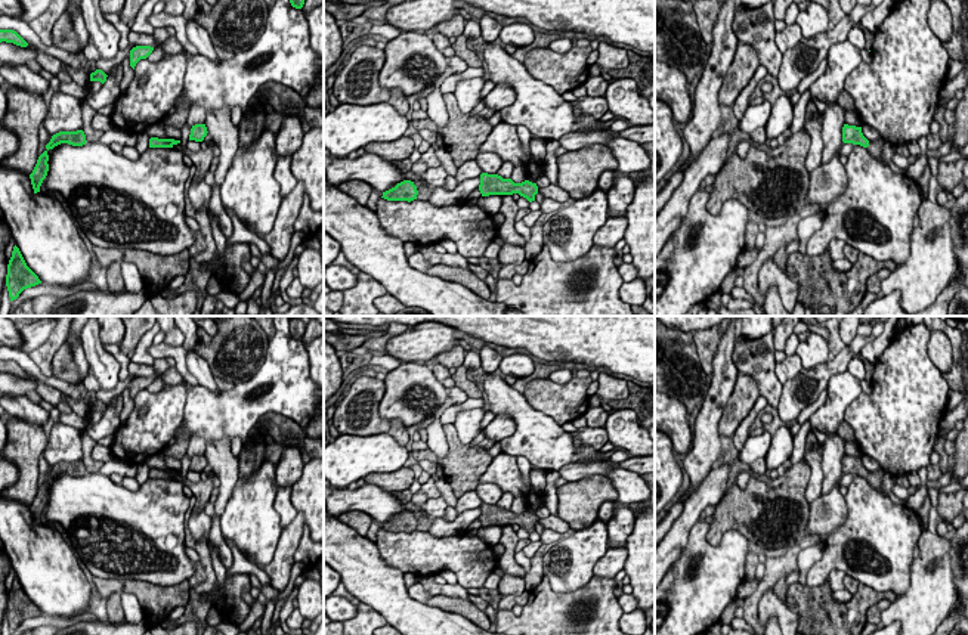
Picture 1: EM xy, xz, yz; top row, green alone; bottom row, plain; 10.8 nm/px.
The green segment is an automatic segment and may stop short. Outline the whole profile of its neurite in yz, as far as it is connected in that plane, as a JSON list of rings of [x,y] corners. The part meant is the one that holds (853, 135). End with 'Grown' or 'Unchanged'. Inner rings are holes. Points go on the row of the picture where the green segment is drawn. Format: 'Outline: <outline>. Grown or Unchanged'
Outline: [[[844,124],[842,127],[842,142],[860,145],[863,148],[869,146],[869,140],[863,136],[862,127]]]. Unchanged

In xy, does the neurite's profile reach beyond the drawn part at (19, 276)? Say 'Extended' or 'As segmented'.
As segmented

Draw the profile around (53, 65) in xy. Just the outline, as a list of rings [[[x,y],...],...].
[[[28,43],[27,49],[33,49],[37,52],[35,62],[40,64],[43,66],[43,69],[49,71],[50,74],[58,75],[62,69],[65,69],[68,72],[68,75],[71,77],[71,80],[74,83],[77,83],[78,86],[86,87],[89,84],[90,75],[84,69],[71,68],[61,59],[50,56],[50,55],[44,53],[43,50],[38,50],[35,46],[33,46],[30,43]]]

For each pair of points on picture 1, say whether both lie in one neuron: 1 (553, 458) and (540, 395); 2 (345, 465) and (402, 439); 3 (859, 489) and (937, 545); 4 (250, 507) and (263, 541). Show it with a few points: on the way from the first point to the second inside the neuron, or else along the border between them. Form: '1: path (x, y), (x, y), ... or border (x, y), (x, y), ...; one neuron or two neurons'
1: border (522, 395), (535, 409), (551, 417), (560, 426); two neurons
2: border (362, 434), (387, 433), (404, 446); two neurons
3: border (922, 532), (915, 544); two neurons
4: path (250, 516), (256, 532); one neuron

